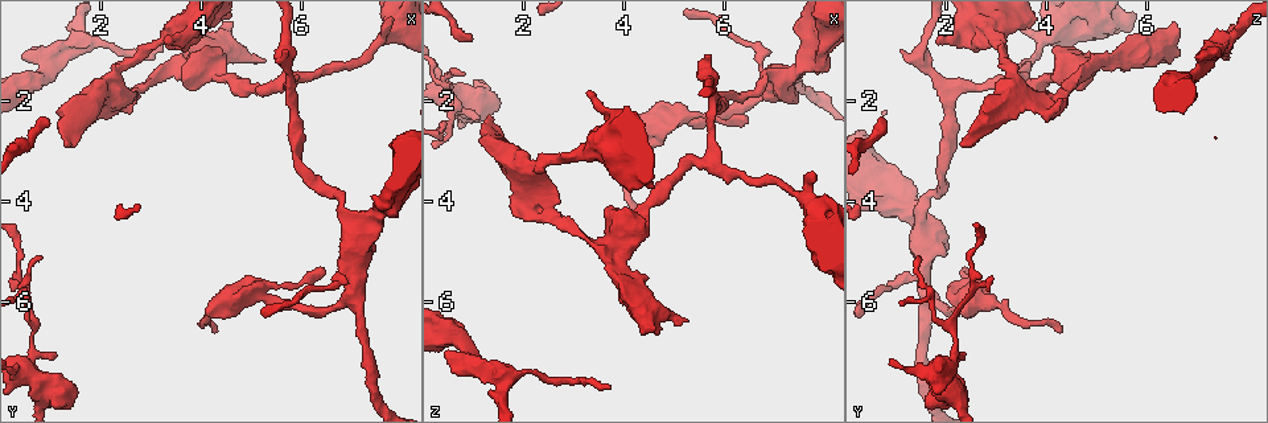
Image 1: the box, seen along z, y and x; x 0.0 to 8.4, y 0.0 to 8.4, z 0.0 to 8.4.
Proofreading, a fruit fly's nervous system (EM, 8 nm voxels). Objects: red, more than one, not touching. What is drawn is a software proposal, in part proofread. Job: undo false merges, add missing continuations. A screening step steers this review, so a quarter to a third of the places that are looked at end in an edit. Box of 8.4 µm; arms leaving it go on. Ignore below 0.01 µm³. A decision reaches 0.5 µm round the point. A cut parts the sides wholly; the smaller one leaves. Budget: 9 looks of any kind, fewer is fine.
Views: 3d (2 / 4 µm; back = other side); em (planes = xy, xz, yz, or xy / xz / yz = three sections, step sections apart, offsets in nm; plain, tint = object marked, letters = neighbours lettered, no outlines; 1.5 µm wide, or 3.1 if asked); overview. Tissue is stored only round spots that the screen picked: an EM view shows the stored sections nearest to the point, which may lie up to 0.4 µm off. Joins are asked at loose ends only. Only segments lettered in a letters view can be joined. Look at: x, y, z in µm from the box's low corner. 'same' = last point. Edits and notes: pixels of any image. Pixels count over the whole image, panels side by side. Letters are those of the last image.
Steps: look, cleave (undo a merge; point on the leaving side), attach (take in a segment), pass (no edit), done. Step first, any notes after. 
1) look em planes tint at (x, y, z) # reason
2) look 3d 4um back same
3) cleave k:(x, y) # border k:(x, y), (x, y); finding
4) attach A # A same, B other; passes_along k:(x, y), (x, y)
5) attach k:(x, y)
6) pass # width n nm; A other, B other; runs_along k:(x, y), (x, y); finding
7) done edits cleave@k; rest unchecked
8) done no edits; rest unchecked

look em yz step 4 letters at (1.85, 2.35, 4.05) # free end

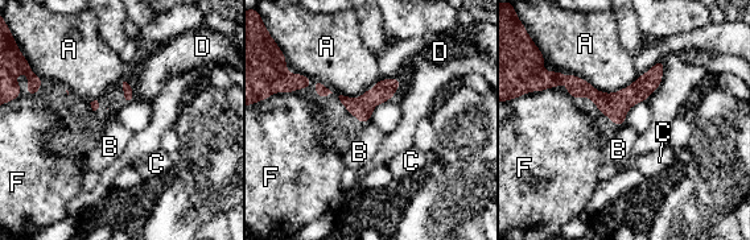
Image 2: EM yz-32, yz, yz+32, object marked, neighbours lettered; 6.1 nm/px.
pass # A other, B other, C other, D other, F other; border 2:(370, 120), (365, 124); no lettered segment goes on from it

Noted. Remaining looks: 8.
look 3d 2um at (5.20, 1.25, 6.40) # stops while still wide

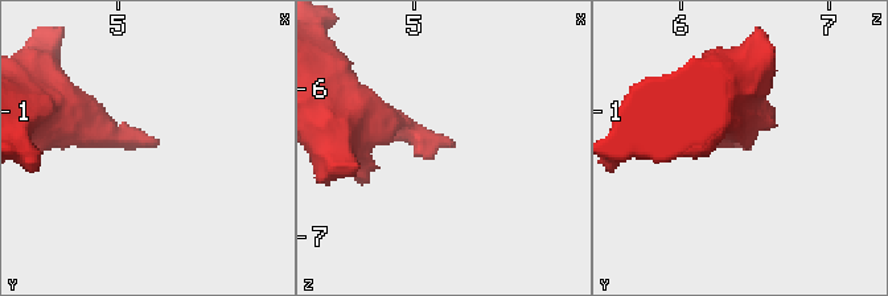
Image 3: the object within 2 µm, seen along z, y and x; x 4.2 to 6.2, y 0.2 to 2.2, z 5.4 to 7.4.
look em planes letters at (5.26, 1.24, 6.40)

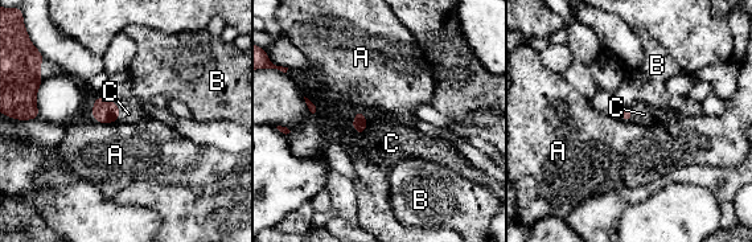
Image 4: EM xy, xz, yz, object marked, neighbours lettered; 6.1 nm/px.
attach C # longest_contact C 130 nm; A other, B other, C same; it goes on there

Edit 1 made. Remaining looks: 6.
look overview

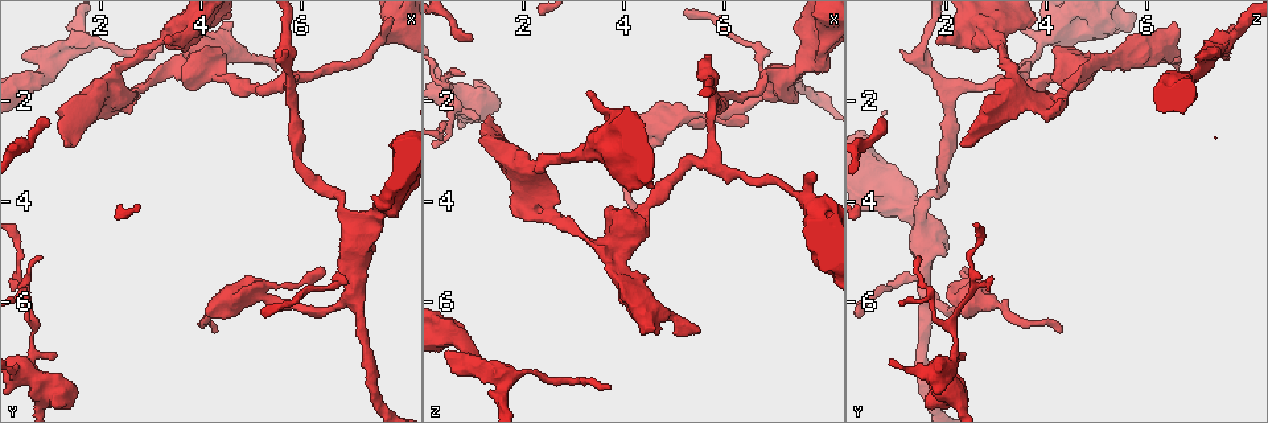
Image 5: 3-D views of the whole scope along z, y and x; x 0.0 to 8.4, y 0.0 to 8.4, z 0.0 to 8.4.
look em planes tint at (3.85, 1.35, 4.75) # sharp bend

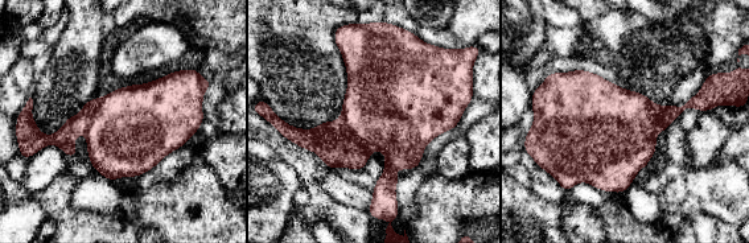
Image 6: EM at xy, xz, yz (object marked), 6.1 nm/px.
look em planes letters same

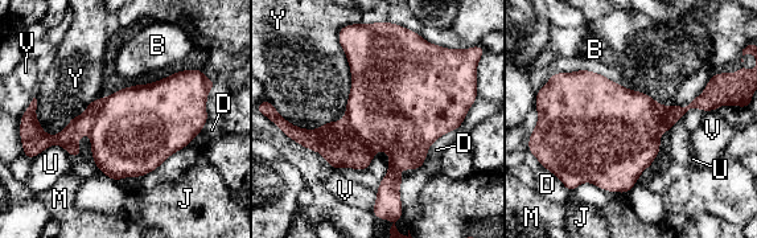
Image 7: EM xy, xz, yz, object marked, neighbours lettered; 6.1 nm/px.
cleave 7:(341, 147) # width 500 nm; longest_contact Y 550 nm; B other, D other, J other, M other, U other, V other, Y other; a second neuron is stuck on

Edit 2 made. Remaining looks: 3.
done edits attach@4, cleave@7; rest unchecked

